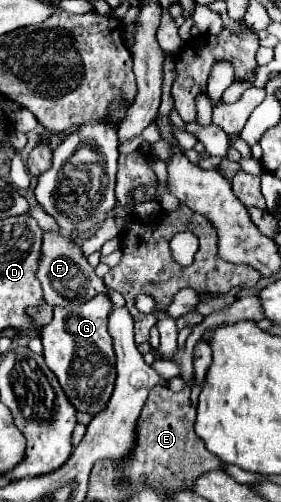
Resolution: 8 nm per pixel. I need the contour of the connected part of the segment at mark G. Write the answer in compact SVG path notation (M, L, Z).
M93 297L87 305L55 309L51 323L41 329L45 363L57 375L71 405L91 417L107 407L115 387L115 353L111 335L107 333L107 309L111 309L107 297Z

